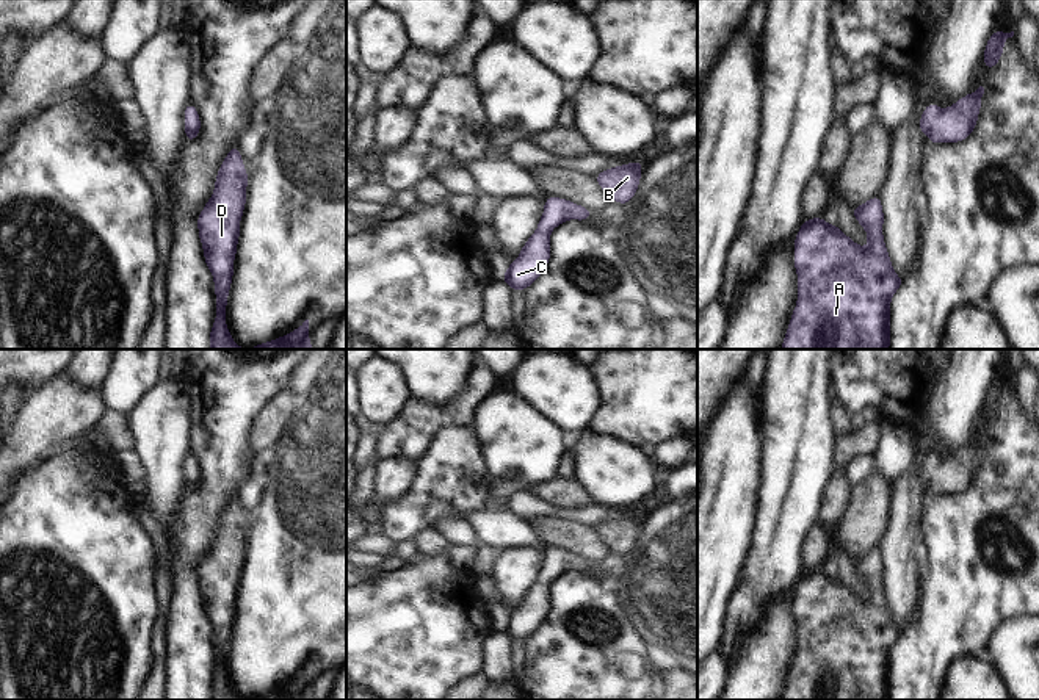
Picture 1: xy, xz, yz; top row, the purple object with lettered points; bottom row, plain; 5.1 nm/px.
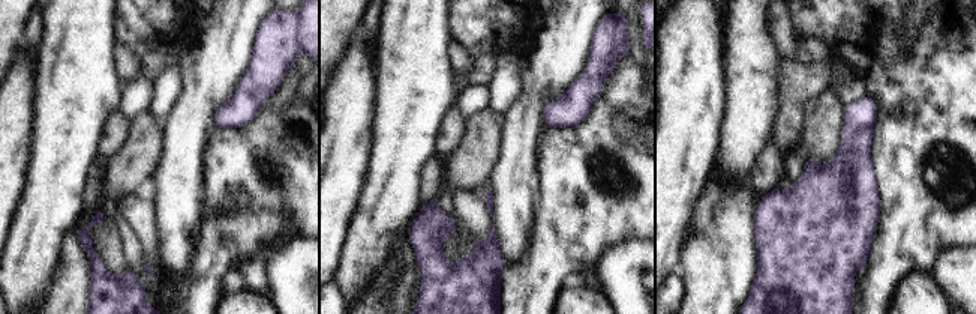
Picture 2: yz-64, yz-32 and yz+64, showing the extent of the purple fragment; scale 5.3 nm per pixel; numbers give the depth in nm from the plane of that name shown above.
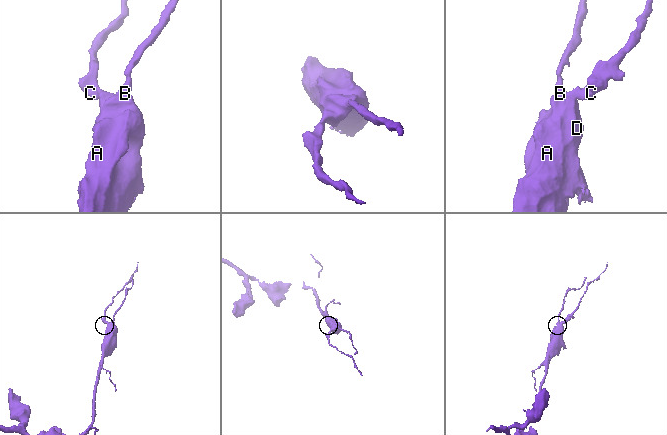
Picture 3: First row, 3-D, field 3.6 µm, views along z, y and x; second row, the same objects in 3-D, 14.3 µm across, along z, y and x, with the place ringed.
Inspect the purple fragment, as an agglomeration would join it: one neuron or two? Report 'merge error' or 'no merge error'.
no merge error

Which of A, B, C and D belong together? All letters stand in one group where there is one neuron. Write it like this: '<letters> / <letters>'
A B C D

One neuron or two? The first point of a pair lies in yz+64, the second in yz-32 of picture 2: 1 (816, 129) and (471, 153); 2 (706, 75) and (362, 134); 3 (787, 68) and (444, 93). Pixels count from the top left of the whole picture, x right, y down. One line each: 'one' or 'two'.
1: one
2: one
3: two

